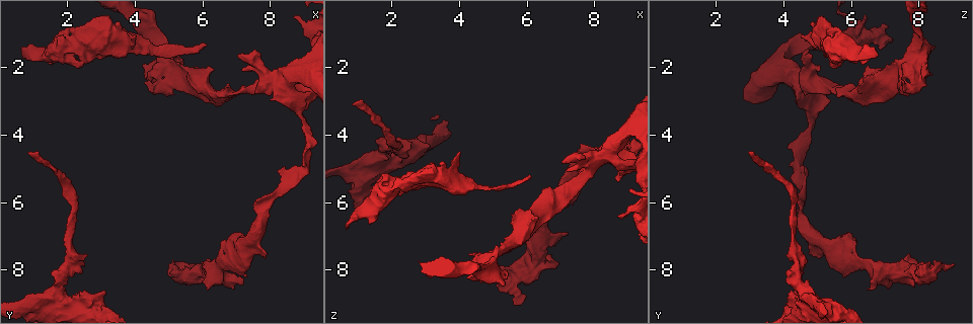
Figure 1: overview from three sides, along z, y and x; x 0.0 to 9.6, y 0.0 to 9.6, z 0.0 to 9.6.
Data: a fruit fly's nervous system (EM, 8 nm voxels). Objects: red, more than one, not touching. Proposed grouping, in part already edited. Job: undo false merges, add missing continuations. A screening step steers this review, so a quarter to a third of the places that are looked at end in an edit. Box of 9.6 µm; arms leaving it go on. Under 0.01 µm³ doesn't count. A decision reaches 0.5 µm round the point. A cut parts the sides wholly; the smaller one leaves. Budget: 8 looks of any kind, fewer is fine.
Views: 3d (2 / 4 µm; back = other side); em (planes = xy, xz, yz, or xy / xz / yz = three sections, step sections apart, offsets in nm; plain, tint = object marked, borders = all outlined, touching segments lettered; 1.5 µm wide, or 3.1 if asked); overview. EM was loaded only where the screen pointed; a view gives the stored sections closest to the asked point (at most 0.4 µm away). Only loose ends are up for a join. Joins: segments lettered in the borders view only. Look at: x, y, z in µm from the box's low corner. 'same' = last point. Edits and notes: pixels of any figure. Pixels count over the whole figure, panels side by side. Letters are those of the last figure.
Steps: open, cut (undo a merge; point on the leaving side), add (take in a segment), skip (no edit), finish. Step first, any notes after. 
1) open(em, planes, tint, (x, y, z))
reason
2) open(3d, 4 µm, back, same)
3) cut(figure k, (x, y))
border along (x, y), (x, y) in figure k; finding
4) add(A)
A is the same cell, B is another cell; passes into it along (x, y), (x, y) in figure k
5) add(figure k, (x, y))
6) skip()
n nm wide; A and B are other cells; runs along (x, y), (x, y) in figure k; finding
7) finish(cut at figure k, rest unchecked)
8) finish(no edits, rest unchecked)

open(3d, 4 µm, back, (2.85, 8.85, 4.45))
thick turns thin

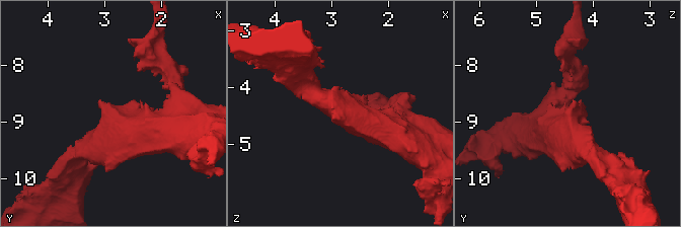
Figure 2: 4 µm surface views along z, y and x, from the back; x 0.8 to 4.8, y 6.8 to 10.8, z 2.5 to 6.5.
open(em, planes, tint, (2.80, 8.90, 4.40))
arms of 460, 550 nm

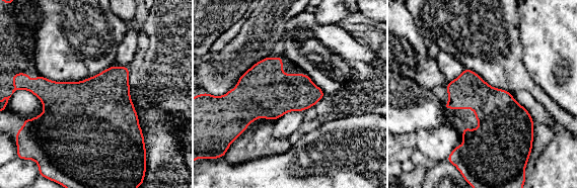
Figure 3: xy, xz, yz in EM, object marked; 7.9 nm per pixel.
open(em, planes, borders, same)

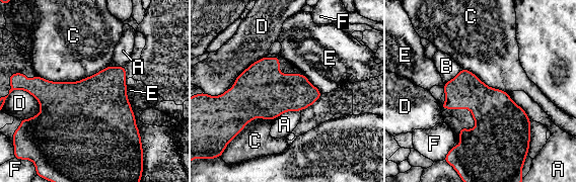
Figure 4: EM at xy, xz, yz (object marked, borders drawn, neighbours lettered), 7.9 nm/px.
skip()
A, B, C, D, E and F are other cells; border along (109, 65), (75, 81), (38, 75) in figure 4; continuous, no second neuron

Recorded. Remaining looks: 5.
open(em, planes, borders, (0.85, 4.50, 3.10))
thin end

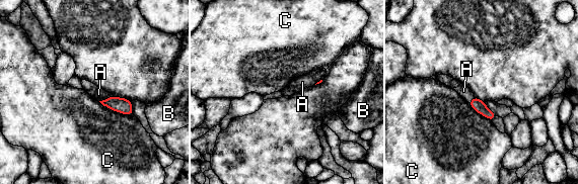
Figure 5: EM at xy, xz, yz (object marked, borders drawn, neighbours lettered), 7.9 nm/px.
add(A)
A is the same cell, B and C are other cells; passes into it along (122, 105), (106, 98), (98, 94) in figure 5; the neuron continues

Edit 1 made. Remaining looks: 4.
open(overview)

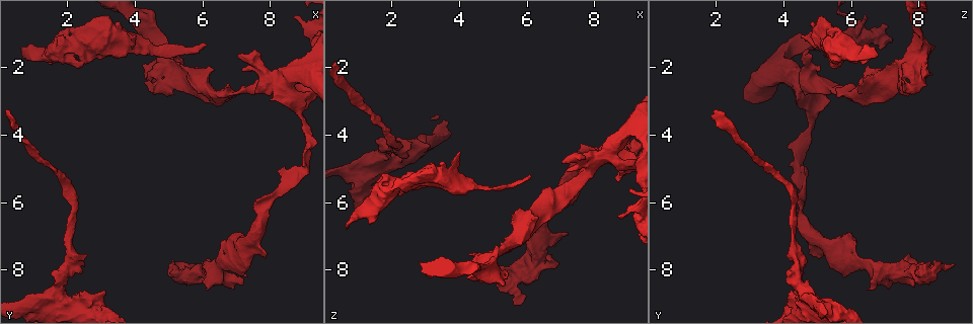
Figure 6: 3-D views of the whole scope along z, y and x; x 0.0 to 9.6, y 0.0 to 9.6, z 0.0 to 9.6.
open(3d, 4 µm, (0.60, 1.65, 6.85))
free end

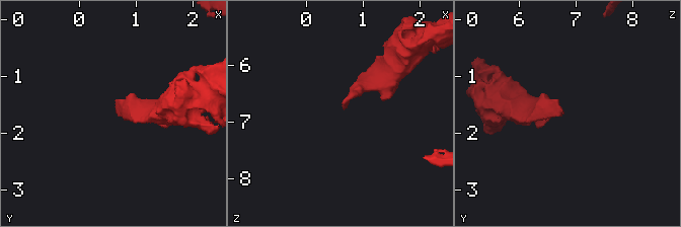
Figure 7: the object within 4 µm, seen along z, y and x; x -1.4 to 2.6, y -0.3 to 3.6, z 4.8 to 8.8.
open(em, planes, tint, (0.65, 1.65, 6.80))

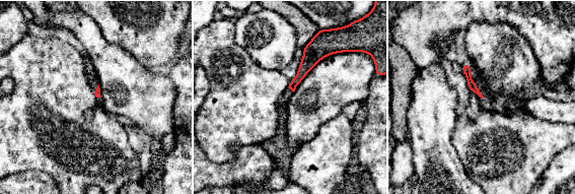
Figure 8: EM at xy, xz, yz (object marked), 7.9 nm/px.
open(em, planes, borders, same)

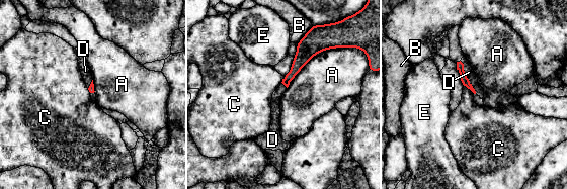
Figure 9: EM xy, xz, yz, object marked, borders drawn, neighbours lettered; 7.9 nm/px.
add(D)
D is the same cell, A, B, C and E are other cells; passes into it along (465, 81), (467, 77), (469, 72) in figure 9; it goes on there

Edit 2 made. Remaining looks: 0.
finish(add at figure 5, add at figure 9, rest unchecked)

